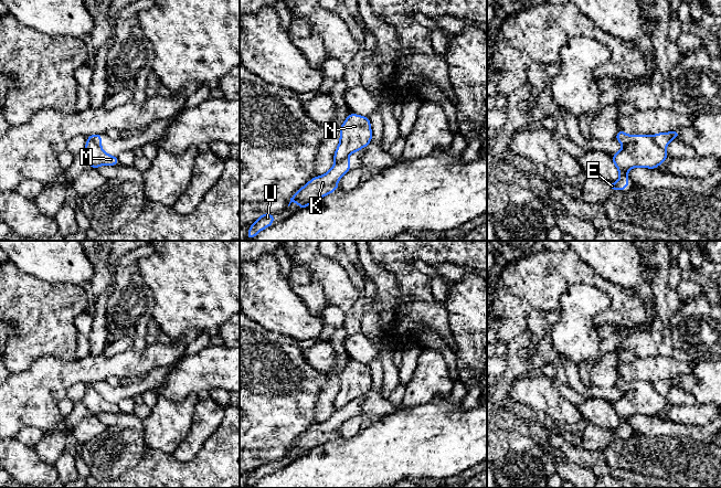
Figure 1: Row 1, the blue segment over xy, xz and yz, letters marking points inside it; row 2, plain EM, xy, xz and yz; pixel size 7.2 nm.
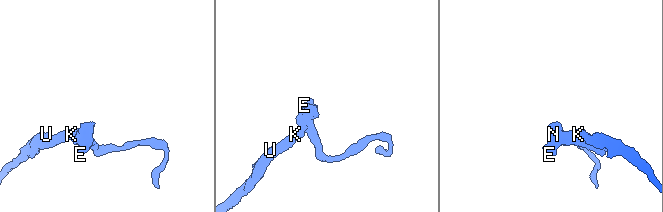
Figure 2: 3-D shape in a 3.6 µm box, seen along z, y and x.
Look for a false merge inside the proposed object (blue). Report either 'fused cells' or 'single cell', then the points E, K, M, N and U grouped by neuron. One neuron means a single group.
fused cells; E M N / K U

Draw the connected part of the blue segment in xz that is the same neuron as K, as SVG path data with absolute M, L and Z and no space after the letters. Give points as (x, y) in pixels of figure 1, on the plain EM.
M348 406L341 410L335 410L332 415L324 423L314 424L306 433L300 435L291 445L288 454L291 449L296 449L300 456L307 455L311 449L319 447L324 443L327 443L338 436L338 427L351 416L351 412Z

